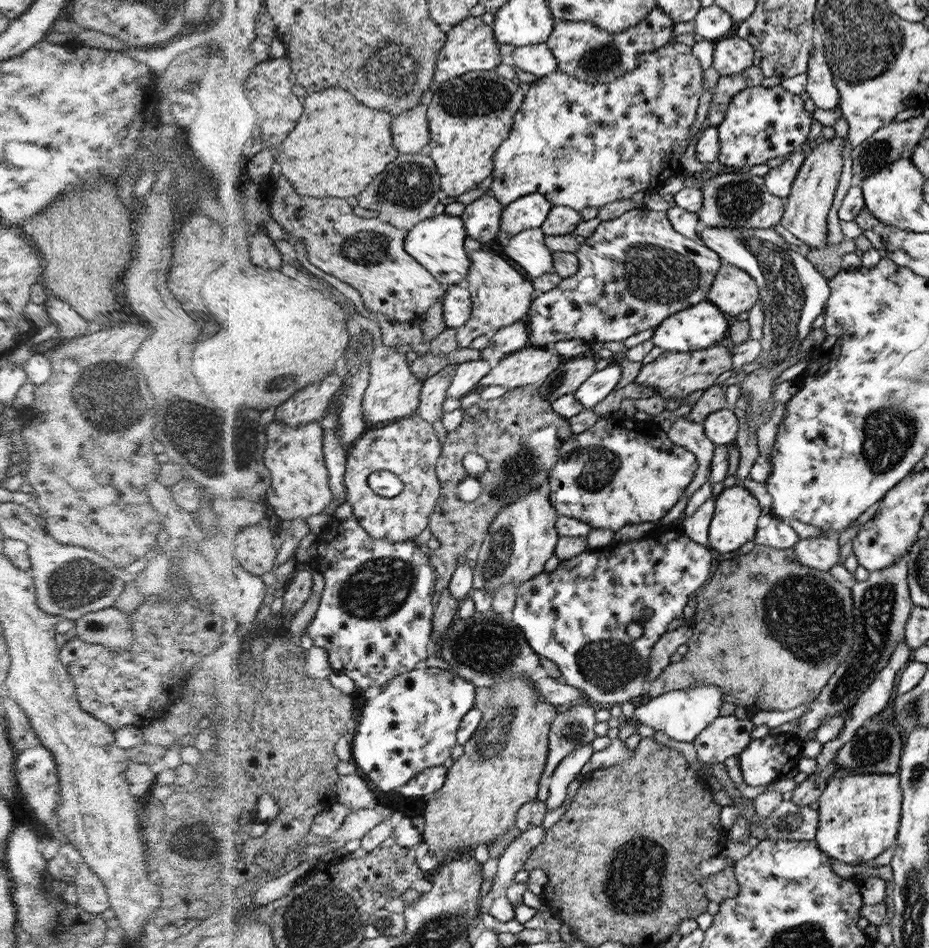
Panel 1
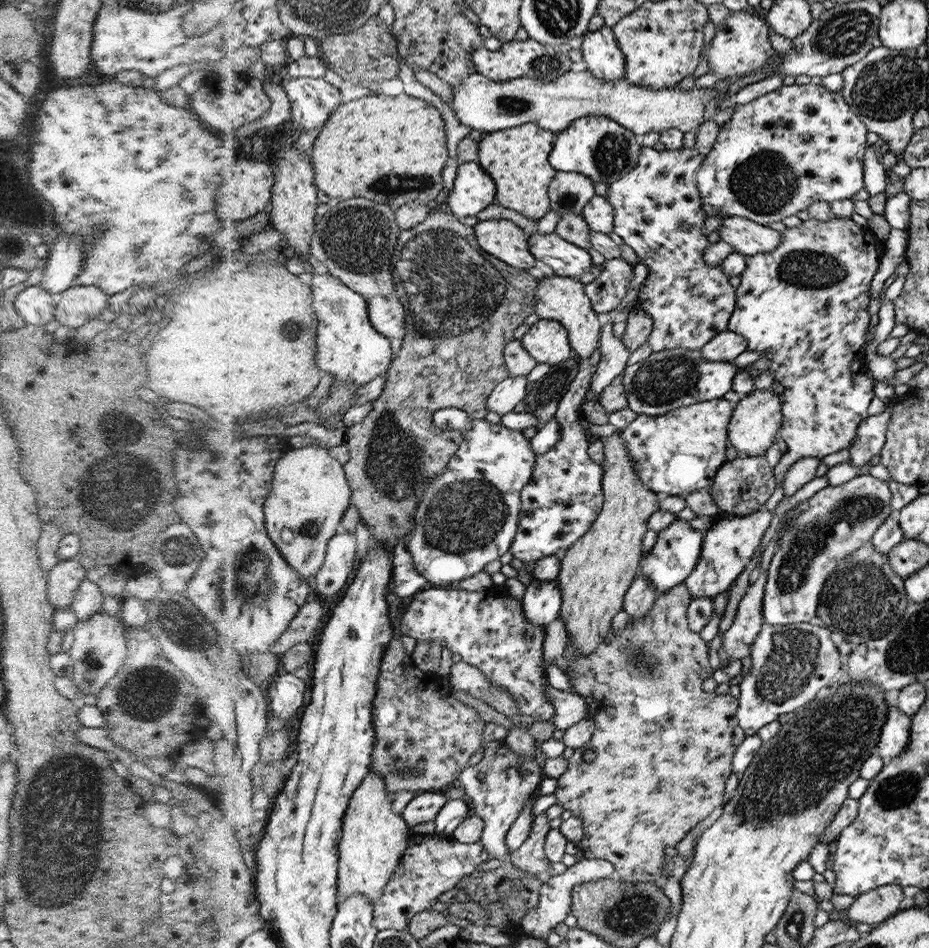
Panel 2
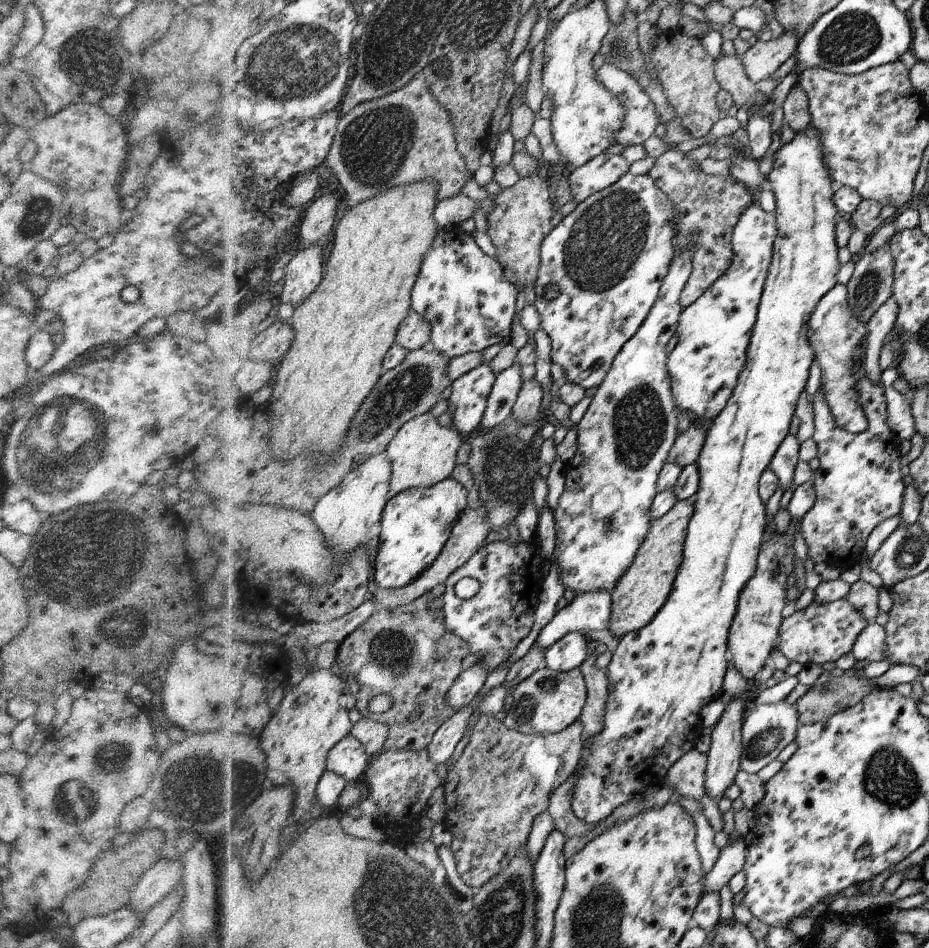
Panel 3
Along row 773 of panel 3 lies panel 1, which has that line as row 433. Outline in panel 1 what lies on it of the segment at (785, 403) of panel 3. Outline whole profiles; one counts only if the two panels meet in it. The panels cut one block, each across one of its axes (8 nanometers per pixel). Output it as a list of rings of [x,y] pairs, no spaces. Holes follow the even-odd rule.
[[[601,417],[592,428],[573,433],[560,447],[559,460],[552,467],[548,482],[551,503],[559,516],[576,518],[590,523],[592,528],[609,528],[614,532],[626,524],[654,522],[659,525],[662,517],[680,500],[696,471],[699,459],[695,453],[676,444],[652,421]]]

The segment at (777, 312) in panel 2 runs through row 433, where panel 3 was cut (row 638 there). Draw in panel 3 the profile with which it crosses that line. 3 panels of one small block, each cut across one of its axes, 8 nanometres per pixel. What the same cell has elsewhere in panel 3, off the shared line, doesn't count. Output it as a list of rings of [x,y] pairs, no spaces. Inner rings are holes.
[[[845,598],[828,604],[810,603],[804,610],[793,613],[791,616],[784,617],[783,628],[780,631],[780,644],[777,644],[777,649],[790,662],[798,662],[804,666],[809,664],[822,666],[826,662],[836,662],[840,656],[848,654],[858,642],[859,635],[862,634],[868,622]]]

